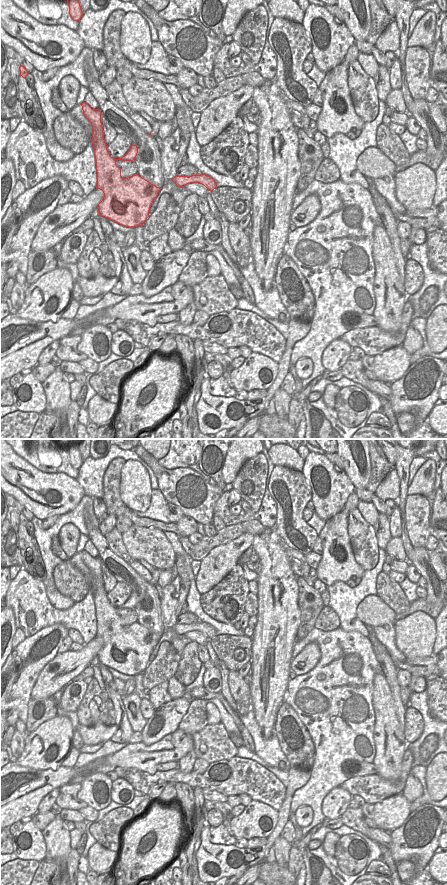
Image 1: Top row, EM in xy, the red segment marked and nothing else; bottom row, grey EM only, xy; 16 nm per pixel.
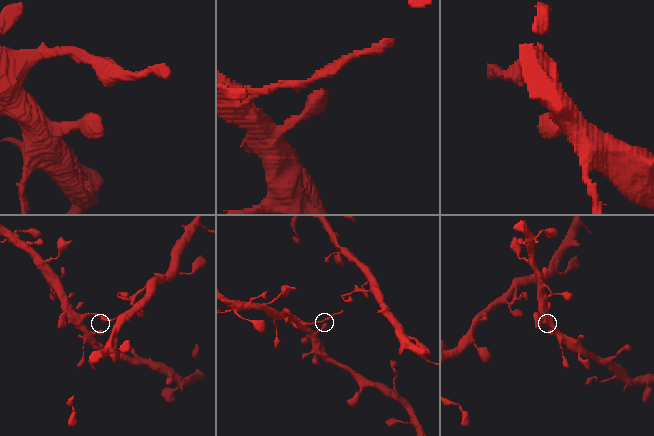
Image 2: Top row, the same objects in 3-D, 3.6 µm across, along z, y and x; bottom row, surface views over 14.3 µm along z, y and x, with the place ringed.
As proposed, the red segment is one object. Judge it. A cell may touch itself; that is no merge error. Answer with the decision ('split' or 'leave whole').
split

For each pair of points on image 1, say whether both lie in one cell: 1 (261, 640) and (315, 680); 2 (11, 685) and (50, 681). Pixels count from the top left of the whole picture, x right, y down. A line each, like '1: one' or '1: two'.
1: two
2: two

